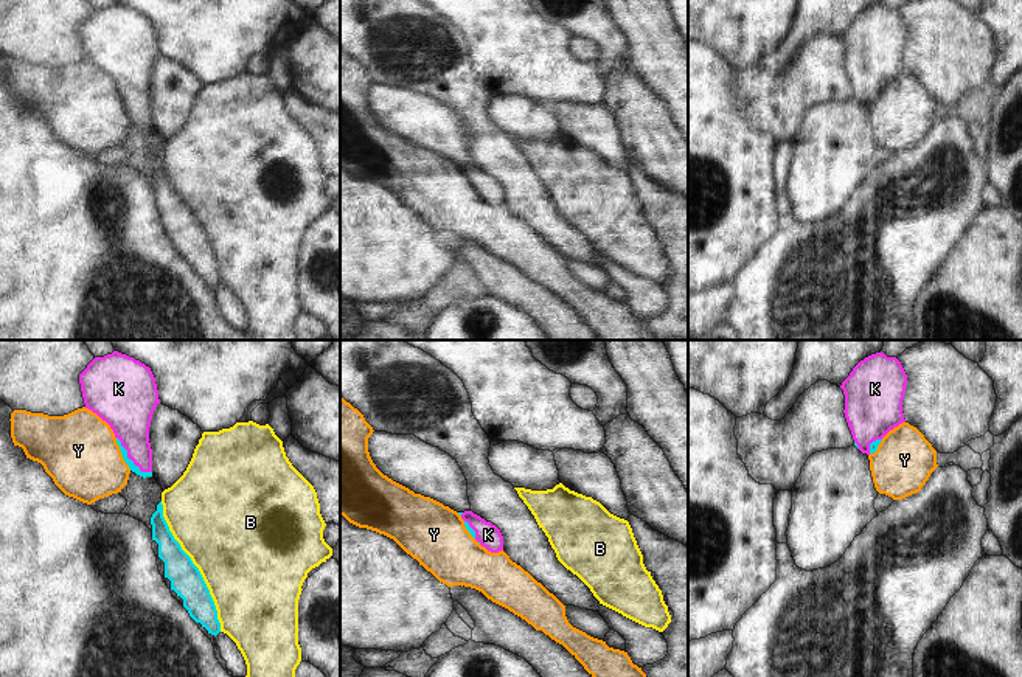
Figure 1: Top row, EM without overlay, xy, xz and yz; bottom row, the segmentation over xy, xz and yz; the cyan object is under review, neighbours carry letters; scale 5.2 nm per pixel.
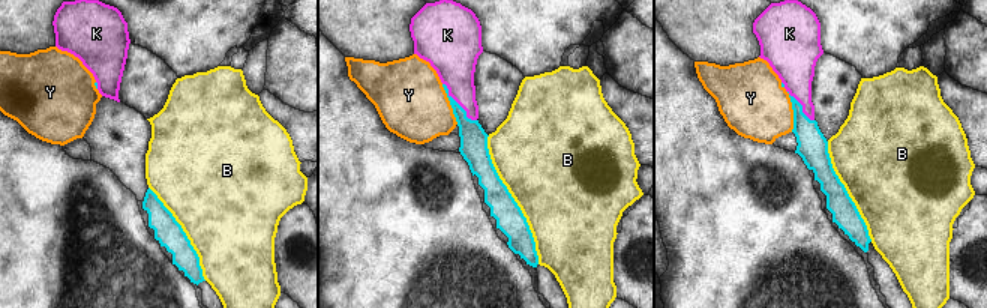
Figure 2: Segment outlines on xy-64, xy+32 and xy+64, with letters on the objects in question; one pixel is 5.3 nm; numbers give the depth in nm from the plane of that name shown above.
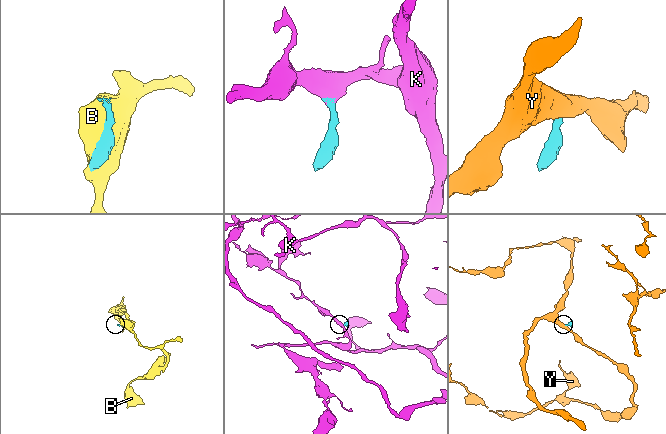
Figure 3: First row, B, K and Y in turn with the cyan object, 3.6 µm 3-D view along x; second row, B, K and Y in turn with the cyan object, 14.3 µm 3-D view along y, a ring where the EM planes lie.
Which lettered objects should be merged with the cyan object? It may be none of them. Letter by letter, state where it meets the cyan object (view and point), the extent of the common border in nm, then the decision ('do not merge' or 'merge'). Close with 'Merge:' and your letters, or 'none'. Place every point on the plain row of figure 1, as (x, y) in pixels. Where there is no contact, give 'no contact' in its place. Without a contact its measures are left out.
B: xy (196, 219) | 750 nm | do not merge
K: xy (128, 111) | 260 nm | merge
Y: xy (121, 106) | 190 nm | do not merge
Merge: K

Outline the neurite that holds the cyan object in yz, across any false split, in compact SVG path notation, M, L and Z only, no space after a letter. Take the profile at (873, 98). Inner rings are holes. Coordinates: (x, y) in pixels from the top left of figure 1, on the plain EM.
M882 3L860 12L840 40L845 47L845 70L854 98L862 106L874 106L882 90L906 75L902 51L907 26L896 9Z

